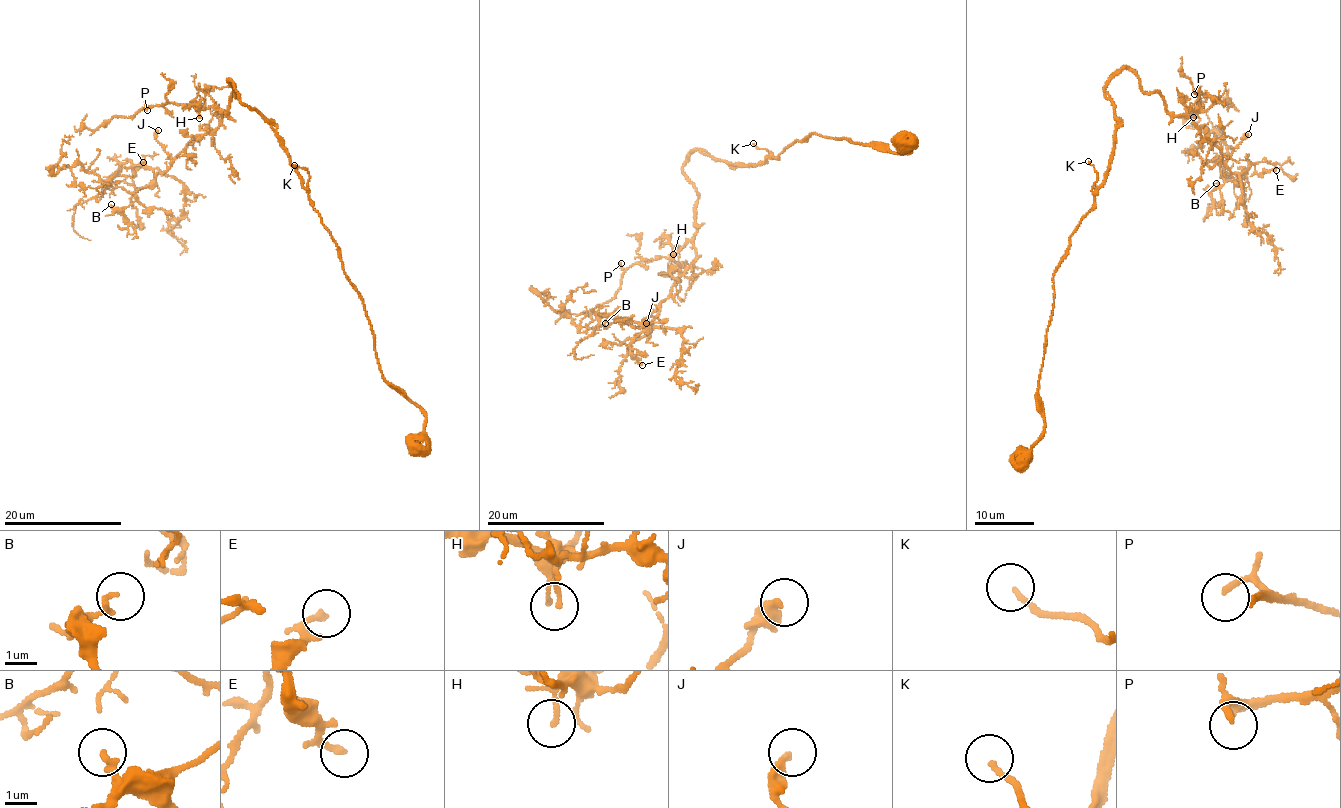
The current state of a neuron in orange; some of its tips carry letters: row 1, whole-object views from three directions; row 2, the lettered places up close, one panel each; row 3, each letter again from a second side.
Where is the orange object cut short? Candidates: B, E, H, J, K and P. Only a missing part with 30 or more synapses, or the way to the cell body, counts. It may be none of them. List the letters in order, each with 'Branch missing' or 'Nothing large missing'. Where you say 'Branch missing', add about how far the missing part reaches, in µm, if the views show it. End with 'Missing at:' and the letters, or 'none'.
B: Nothing large missing
E: Branch missing. Missing length about 15 µm
H: Nothing large missing
J: Nothing large missing
K: Branch missing. Missing length about 60 µm
P: Branch missing. Missing length about 35 µm
Missing at: E, K, P

